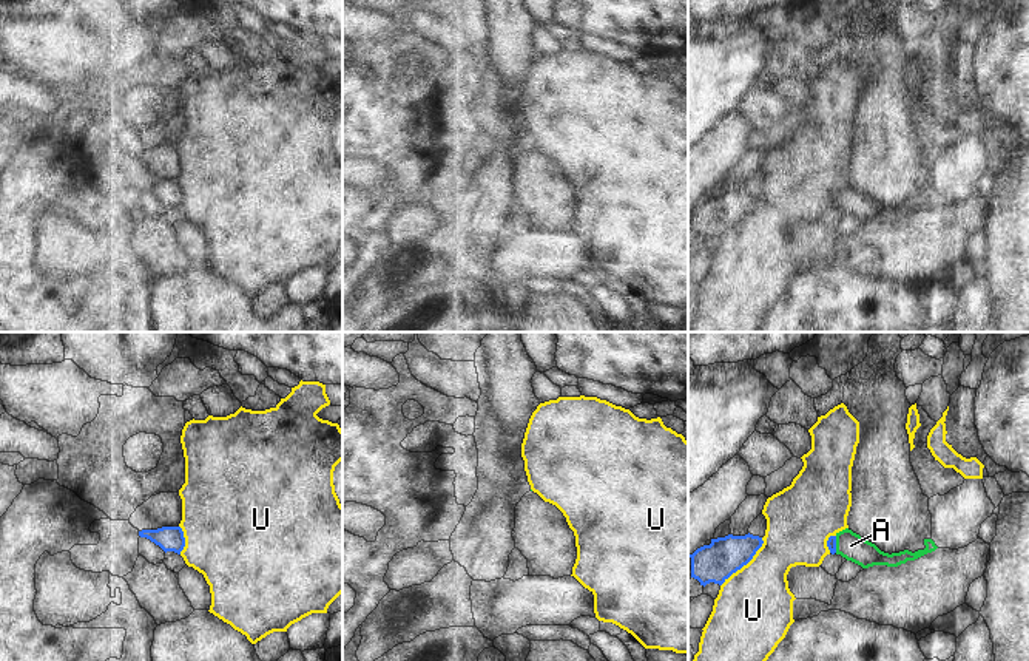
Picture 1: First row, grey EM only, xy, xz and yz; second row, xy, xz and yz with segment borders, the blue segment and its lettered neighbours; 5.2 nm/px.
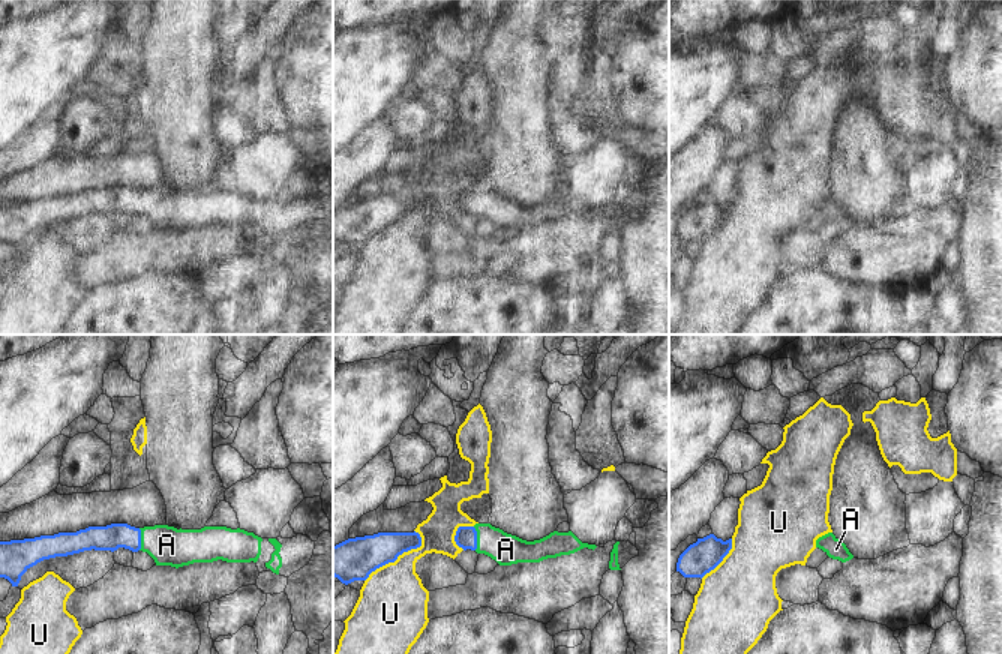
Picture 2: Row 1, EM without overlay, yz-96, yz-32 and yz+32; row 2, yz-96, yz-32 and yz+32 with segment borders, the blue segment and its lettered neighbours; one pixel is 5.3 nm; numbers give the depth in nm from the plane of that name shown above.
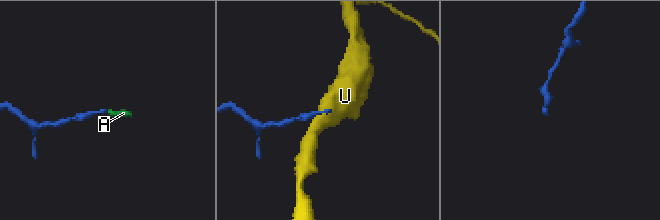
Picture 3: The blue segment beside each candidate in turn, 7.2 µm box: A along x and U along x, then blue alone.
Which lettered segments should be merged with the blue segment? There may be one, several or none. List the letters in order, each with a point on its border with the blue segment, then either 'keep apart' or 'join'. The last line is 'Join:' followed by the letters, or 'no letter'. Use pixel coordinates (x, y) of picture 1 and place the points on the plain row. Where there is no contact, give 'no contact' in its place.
A: meets blue in yz at (835, 198); join
U: meets blue in yz at (745, 218); keep apart
Join: A

